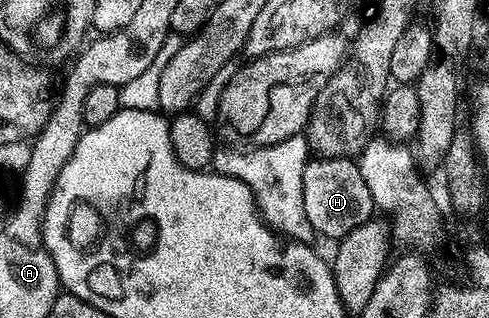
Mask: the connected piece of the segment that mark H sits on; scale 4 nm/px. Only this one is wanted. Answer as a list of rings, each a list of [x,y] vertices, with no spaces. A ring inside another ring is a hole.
[[[312,156],[303,172],[303,190],[305,215],[309,215],[309,223],[313,223],[320,238],[338,239],[349,235],[353,227],[361,227],[361,223],[370,221],[377,209],[365,178],[351,157]]]

